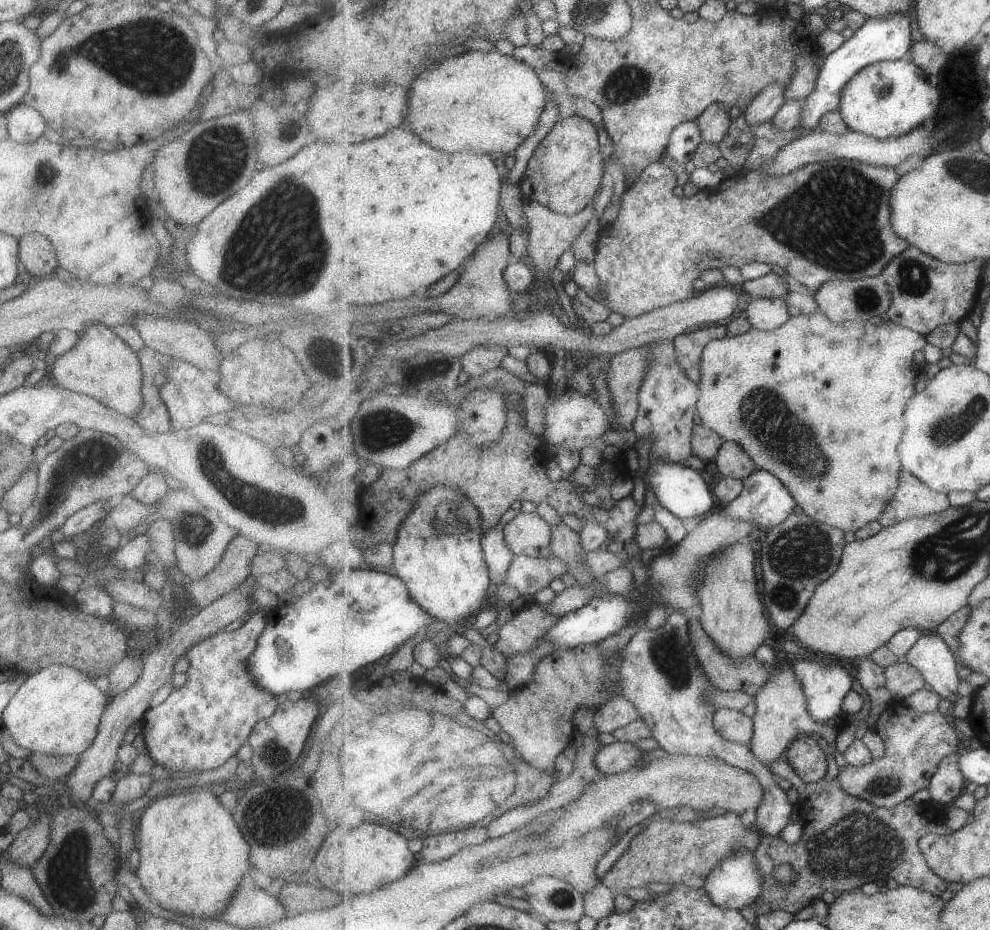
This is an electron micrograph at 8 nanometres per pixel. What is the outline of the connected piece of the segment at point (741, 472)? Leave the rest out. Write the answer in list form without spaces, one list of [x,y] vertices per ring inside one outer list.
[[[730,440],[722,446],[720,454],[716,456],[715,463],[723,477],[736,478],[742,481],[750,478],[759,470],[746,448],[740,442]]]

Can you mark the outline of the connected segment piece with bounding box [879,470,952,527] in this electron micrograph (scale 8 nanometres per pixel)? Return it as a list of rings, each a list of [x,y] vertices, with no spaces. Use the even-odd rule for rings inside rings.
[[[904,470],[898,492],[886,512],[880,516],[879,522],[884,527],[894,527],[909,519],[941,514],[951,507],[948,494],[933,490],[917,475]]]

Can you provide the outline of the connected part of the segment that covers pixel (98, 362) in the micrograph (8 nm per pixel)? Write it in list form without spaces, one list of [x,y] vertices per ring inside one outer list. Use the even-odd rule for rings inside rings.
[[[104,323],[86,326],[80,332],[78,346],[54,362],[49,370],[49,378],[66,390],[90,396],[110,410],[134,420],[134,416],[144,408],[144,372],[138,354],[112,332],[111,326]]]

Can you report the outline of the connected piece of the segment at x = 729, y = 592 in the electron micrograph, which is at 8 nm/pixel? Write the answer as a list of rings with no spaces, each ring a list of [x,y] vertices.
[[[742,541],[717,551],[710,560],[706,579],[702,582],[702,615],[704,628],[718,642],[718,646],[732,658],[750,658],[762,646],[775,640],[775,627],[766,614],[766,604],[758,588],[758,560],[756,552]]]

